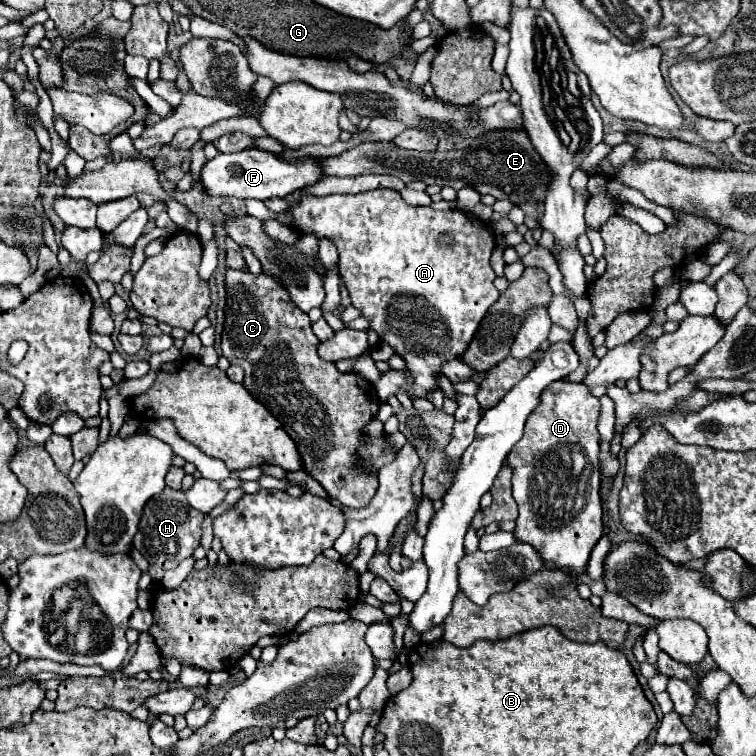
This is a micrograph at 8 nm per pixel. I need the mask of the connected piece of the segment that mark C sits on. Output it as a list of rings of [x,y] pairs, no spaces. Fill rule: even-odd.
[[[248,269],[226,271],[226,323],[222,333],[222,355],[230,363],[240,365],[246,371],[244,387],[252,393],[256,401],[270,409],[270,413],[280,419],[284,431],[292,437],[298,447],[302,469],[316,479],[324,491],[346,507],[362,509],[370,503],[378,489],[378,479],[374,469],[364,467],[358,449],[362,445],[364,427],[376,417],[380,399],[376,397],[374,385],[358,373],[340,373],[334,363],[322,361],[316,353],[318,339],[312,333],[310,319],[304,311],[296,309],[290,301],[288,291],[270,275],[252,275]]]

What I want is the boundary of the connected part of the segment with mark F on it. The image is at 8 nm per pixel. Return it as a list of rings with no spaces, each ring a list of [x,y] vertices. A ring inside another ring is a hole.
[[[246,149],[230,155],[216,155],[206,161],[200,171],[200,183],[206,195],[212,197],[238,197],[238,199],[270,199],[270,197],[286,197],[310,183],[316,183],[322,177],[320,159],[300,159],[300,161],[284,161],[276,153],[268,153],[262,149]]]

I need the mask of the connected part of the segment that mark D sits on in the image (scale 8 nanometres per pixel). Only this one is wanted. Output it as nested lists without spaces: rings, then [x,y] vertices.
[[[556,381],[552,385],[548,385],[548,389],[544,389],[544,397],[540,397],[540,405],[536,405],[536,413],[532,413],[532,417],[528,417],[528,425],[524,427],[524,437],[512,447],[512,453],[508,455],[508,463],[514,469],[514,477],[512,477],[512,487],[514,487],[514,499],[518,503],[518,519],[516,519],[516,531],[514,537],[520,543],[528,543],[532,545],[544,563],[554,565],[556,569],[566,569],[568,577],[572,583],[578,583],[578,575],[586,569],[590,553],[594,549],[594,545],[598,543],[598,539],[604,535],[604,525],[602,525],[602,501],[600,501],[600,471],[598,471],[598,453],[600,453],[600,433],[596,429],[598,423],[598,415],[600,415],[600,401],[588,391],[588,387],[584,387],[582,383],[570,383],[570,381]]]

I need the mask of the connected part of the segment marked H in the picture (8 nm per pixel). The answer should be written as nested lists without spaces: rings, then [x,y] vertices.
[[[166,487],[144,505],[138,533],[134,537],[134,547],[142,553],[142,557],[148,563],[156,563],[164,569],[174,569],[180,561],[190,557],[194,549],[200,545],[202,519],[204,515],[192,509],[192,505],[188,505],[188,499],[182,491]]]

